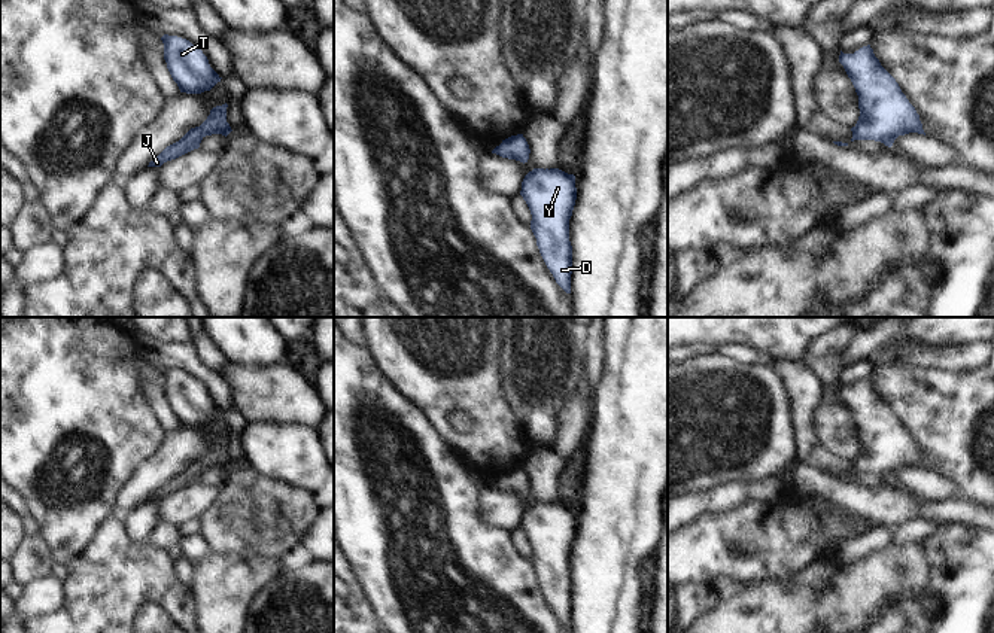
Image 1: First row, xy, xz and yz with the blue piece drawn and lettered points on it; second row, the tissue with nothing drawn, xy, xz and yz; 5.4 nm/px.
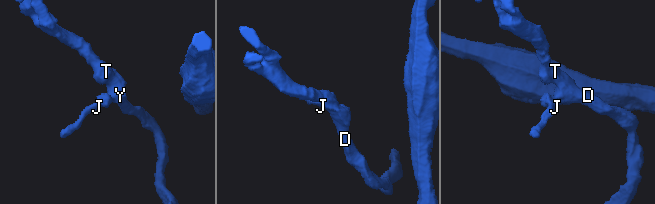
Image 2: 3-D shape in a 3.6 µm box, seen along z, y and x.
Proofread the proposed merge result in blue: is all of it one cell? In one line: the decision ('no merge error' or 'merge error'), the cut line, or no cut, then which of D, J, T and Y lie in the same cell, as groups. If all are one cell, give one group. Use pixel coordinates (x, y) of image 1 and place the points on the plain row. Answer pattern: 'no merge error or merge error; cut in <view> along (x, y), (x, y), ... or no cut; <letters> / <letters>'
no merge error; no cut; D J T Y

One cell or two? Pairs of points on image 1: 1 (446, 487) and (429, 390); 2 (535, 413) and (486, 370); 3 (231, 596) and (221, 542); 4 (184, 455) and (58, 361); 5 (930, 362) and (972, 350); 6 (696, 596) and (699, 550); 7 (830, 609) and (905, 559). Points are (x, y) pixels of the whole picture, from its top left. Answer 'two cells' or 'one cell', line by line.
1: two cells
2: two cells
3: two cells
4: two cells
5: one cell
6: two cells
7: one cell

